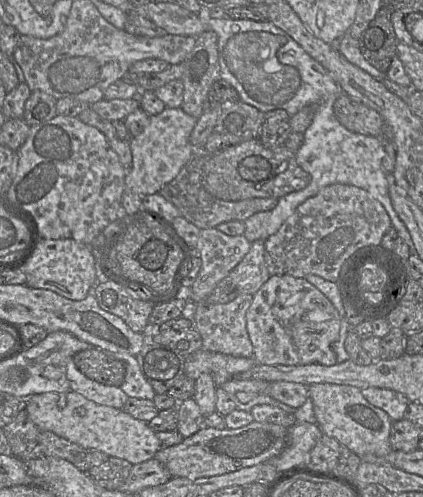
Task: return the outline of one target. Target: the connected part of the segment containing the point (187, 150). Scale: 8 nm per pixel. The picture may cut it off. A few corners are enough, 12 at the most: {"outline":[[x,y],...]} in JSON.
{"outline":[[166,107],[129,141],[125,192],[155,194],[194,149],[197,119]]}

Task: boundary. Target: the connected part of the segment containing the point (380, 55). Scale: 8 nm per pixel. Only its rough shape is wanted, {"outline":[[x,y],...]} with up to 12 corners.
{"outline":[[392,5],[355,39],[363,57],[386,74],[397,57]]}

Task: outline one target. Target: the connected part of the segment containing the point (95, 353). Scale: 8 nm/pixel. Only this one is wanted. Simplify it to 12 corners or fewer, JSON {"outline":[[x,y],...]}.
{"outline":[[90,347],[76,353],[87,378],[120,387],[126,368],[112,353]]}

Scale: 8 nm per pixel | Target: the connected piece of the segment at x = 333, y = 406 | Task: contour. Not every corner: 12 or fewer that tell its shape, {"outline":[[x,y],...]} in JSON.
{"outline":[[308,386],[316,424],[358,456],[393,451],[389,415],[359,388]]}

